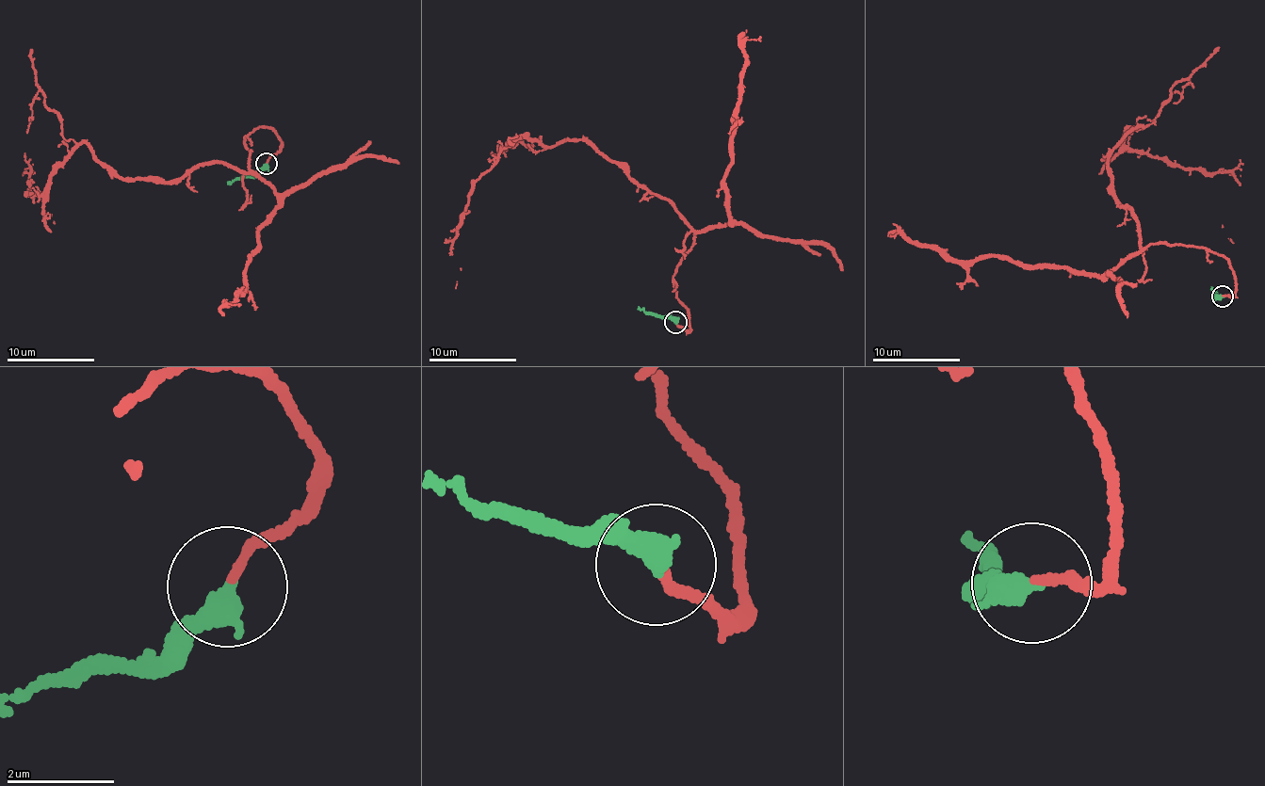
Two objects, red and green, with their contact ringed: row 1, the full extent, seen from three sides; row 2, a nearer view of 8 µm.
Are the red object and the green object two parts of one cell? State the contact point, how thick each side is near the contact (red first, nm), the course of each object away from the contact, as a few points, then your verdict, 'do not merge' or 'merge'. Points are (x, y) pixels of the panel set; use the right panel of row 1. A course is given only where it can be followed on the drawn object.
(1222, 296) | 160/440 nm | red via (1223, 295), (1226, 259), (1143, 248), (1109, 164), (1143, 127), (1126, 132), (1231, 174), (1233, 242) | green via (1223, 296), (1214, 297), (1218, 292), (1211, 289) | merge

